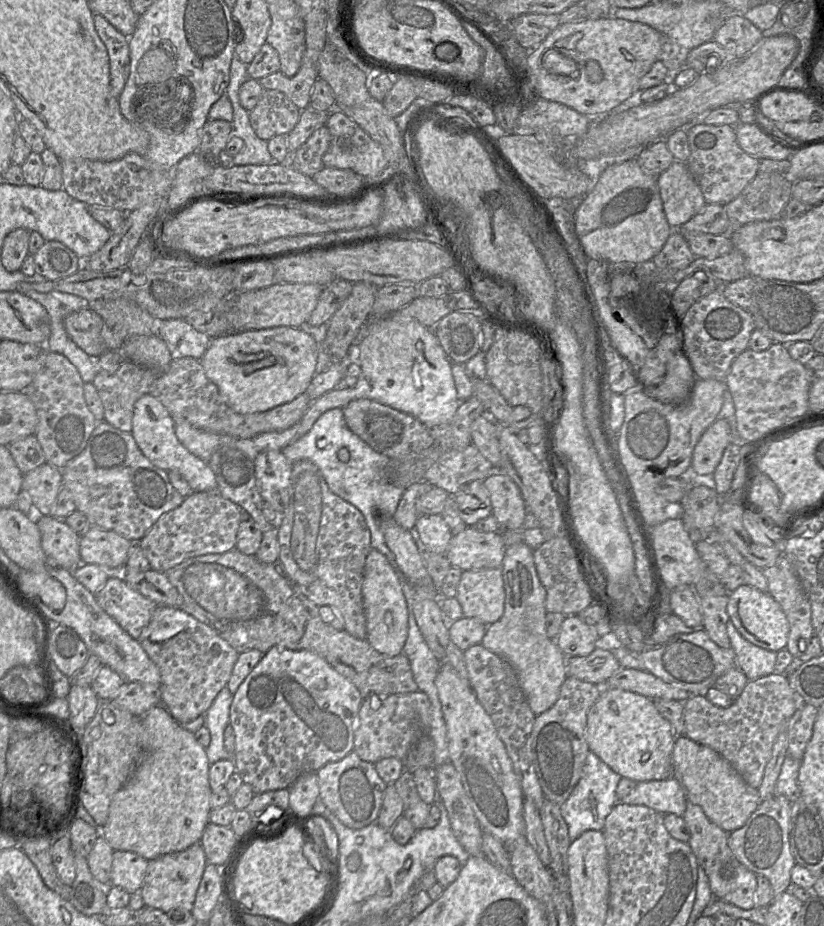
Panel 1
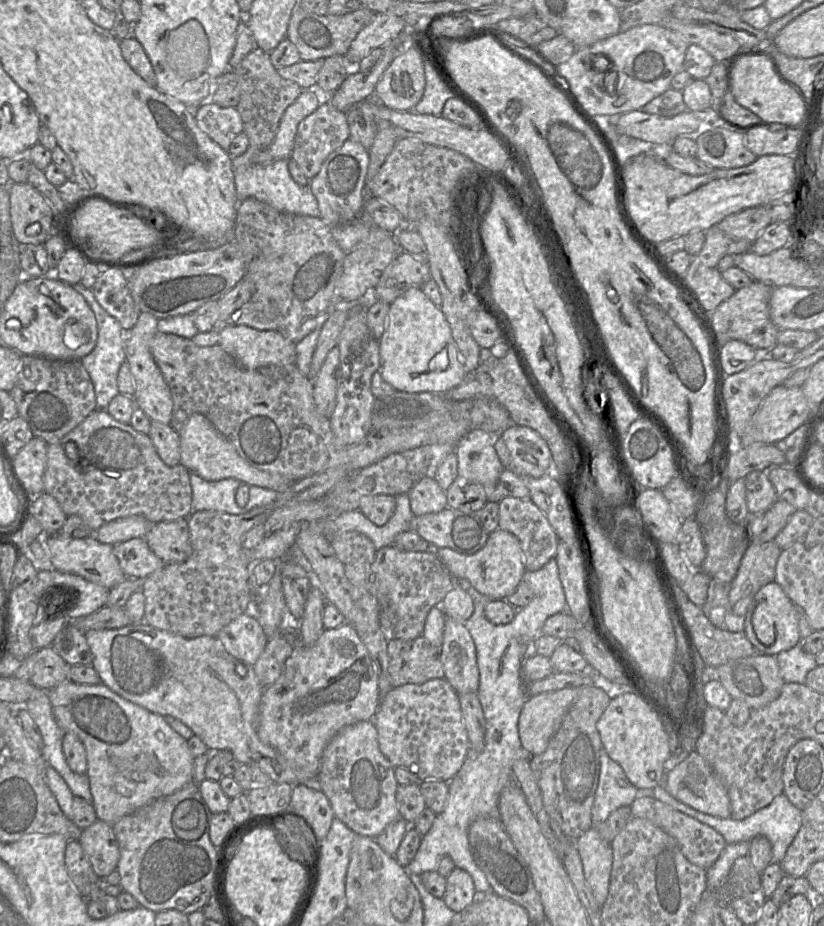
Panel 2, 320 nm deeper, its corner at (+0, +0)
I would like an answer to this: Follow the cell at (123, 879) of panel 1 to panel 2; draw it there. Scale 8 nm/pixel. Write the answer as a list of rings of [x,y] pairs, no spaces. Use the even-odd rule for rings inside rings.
[[[97,819],[80,832],[77,841],[100,879],[117,869],[120,851],[112,825]]]

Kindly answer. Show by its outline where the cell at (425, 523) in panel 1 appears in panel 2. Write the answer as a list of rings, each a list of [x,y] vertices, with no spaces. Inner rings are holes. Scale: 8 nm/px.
[[[423,478],[411,488],[408,495],[414,516],[440,512],[448,507],[446,491],[435,478]]]

